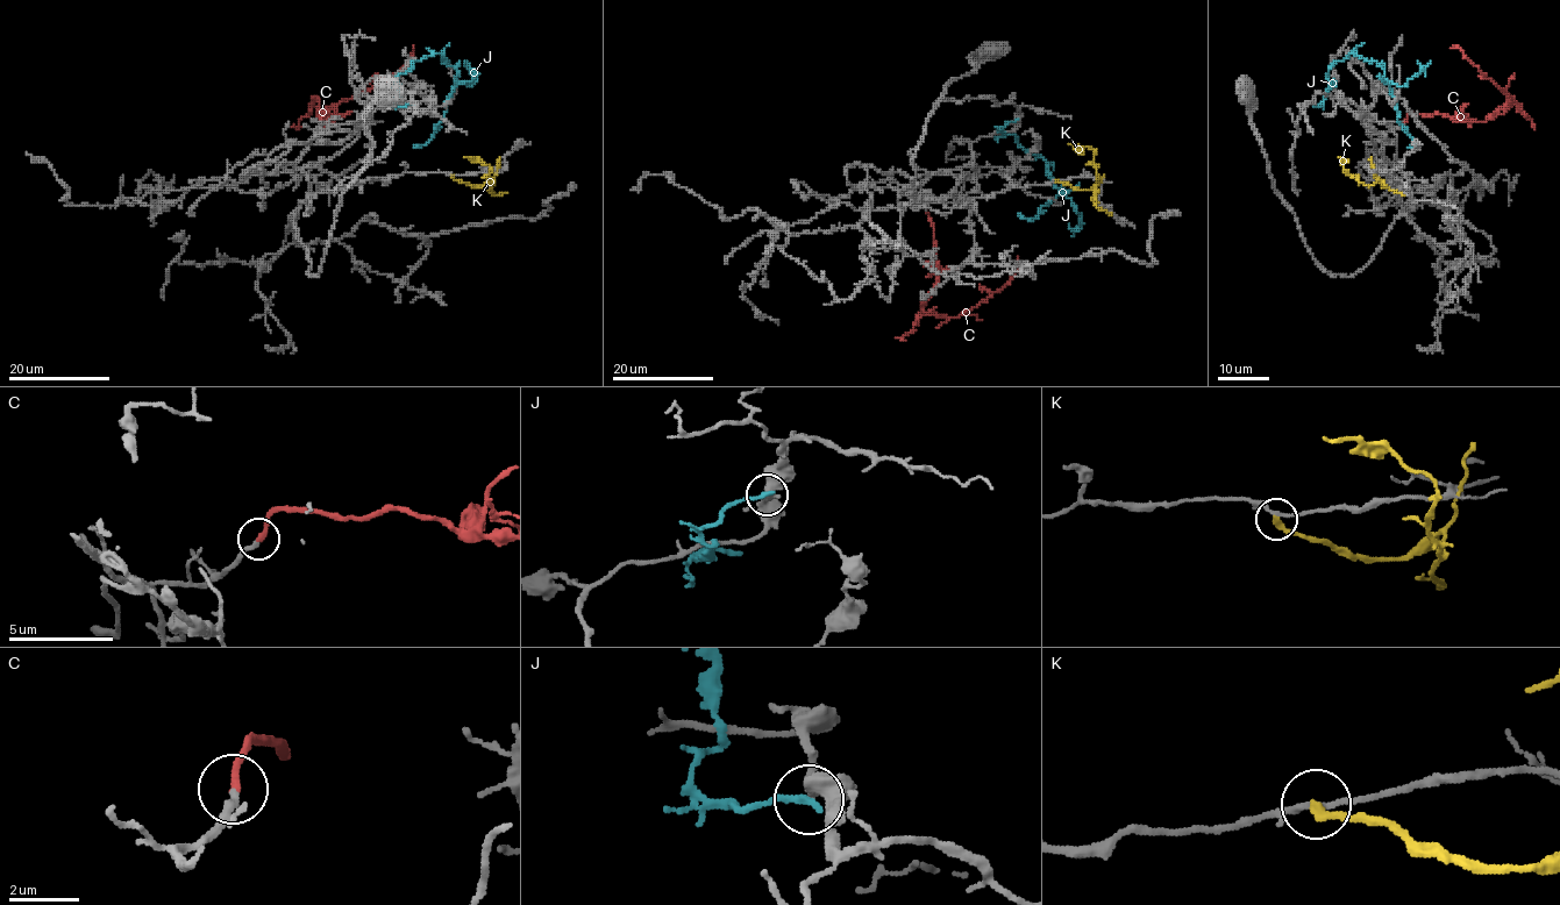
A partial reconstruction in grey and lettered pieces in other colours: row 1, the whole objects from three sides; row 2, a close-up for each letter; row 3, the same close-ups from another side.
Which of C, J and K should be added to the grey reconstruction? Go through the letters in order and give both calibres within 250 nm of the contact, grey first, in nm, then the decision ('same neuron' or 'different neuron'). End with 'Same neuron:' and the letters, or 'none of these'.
C: calibres 220 and 240 nm; same neuron
J: calibres 360 and 220 nm; different neuron
K: calibres 180 and 220 nm; different neuron
Same neuron: C

